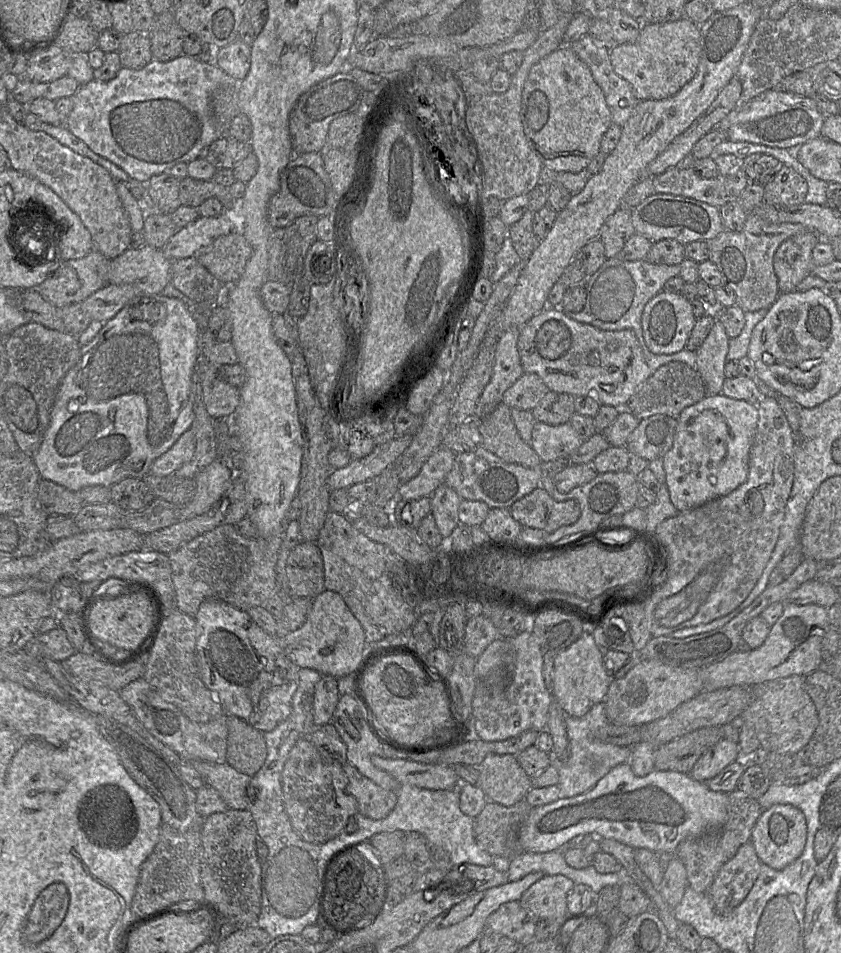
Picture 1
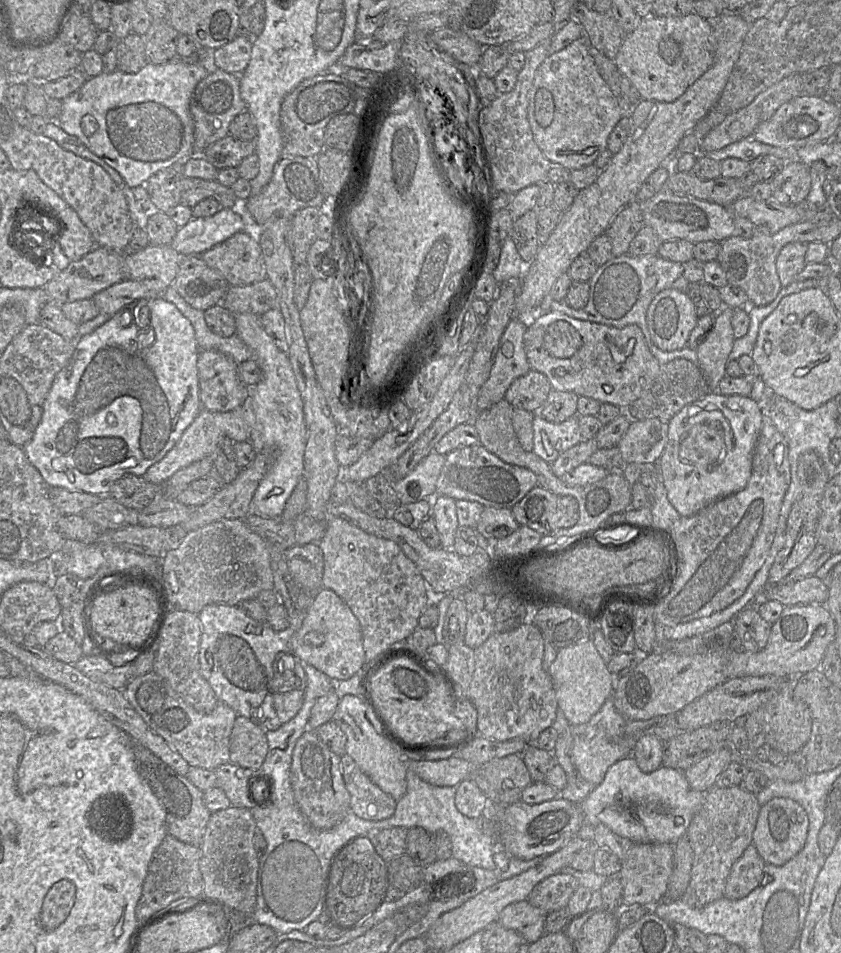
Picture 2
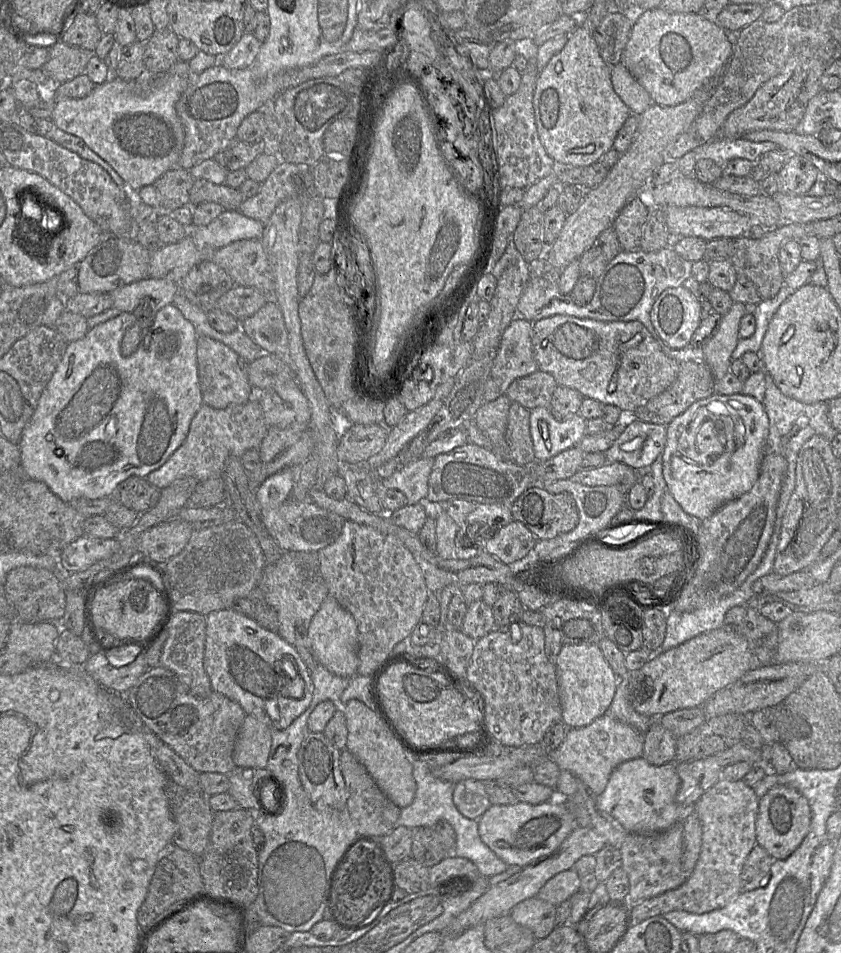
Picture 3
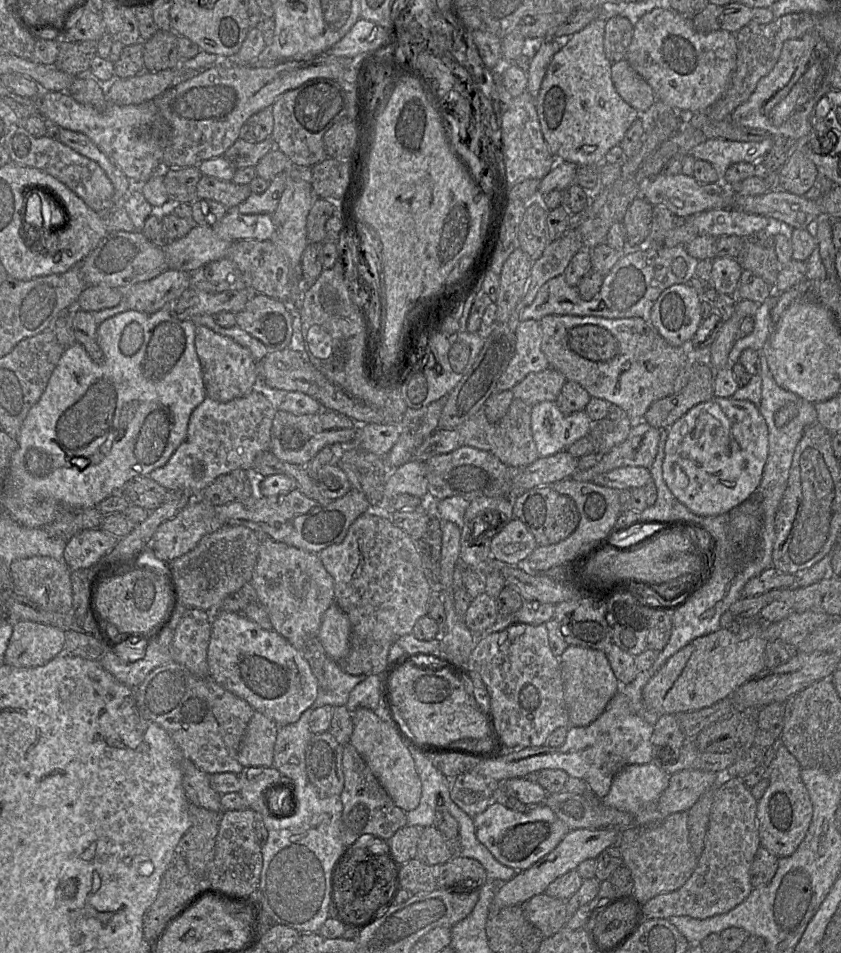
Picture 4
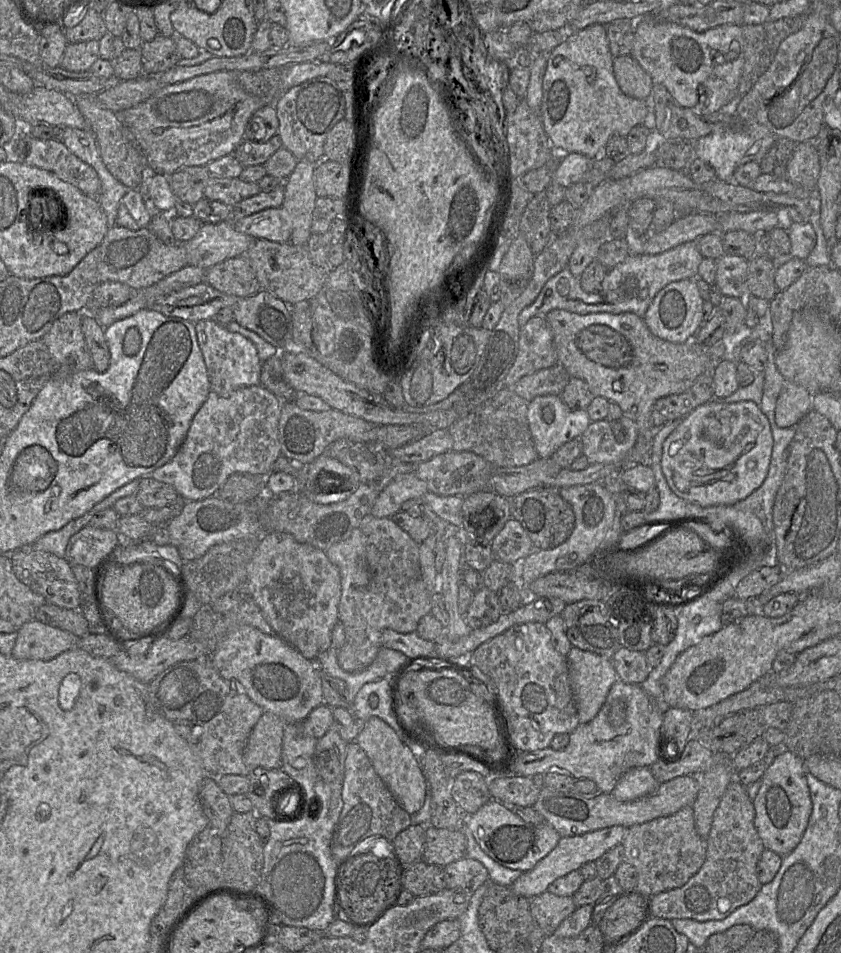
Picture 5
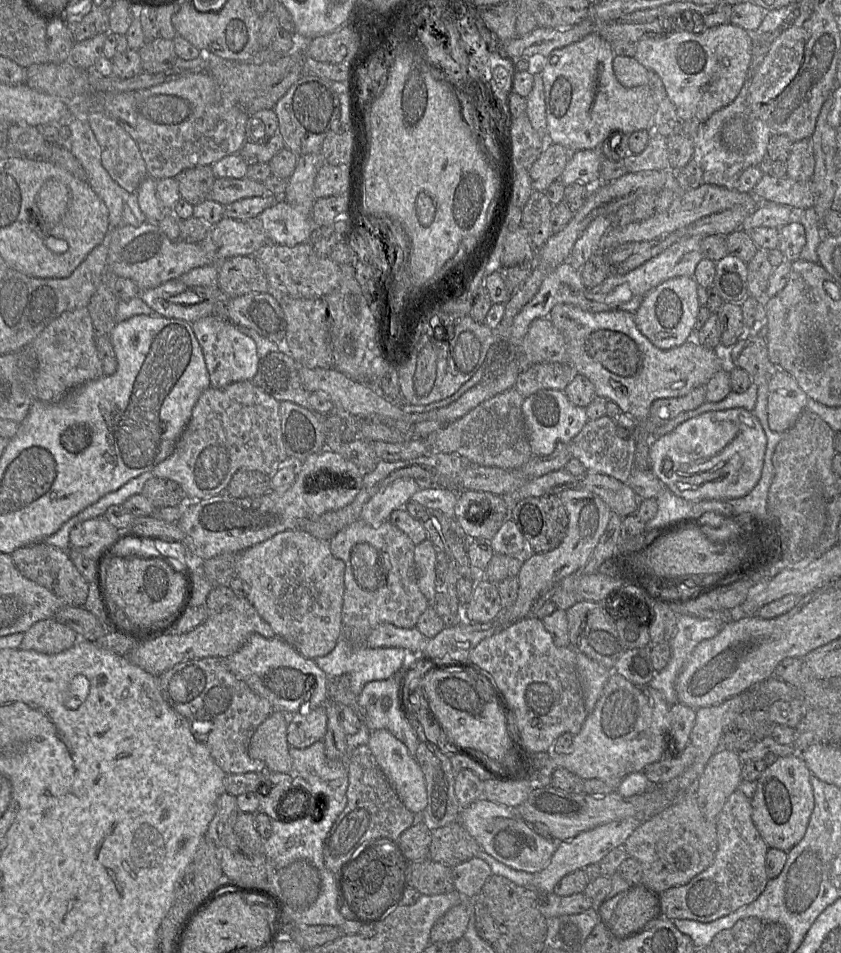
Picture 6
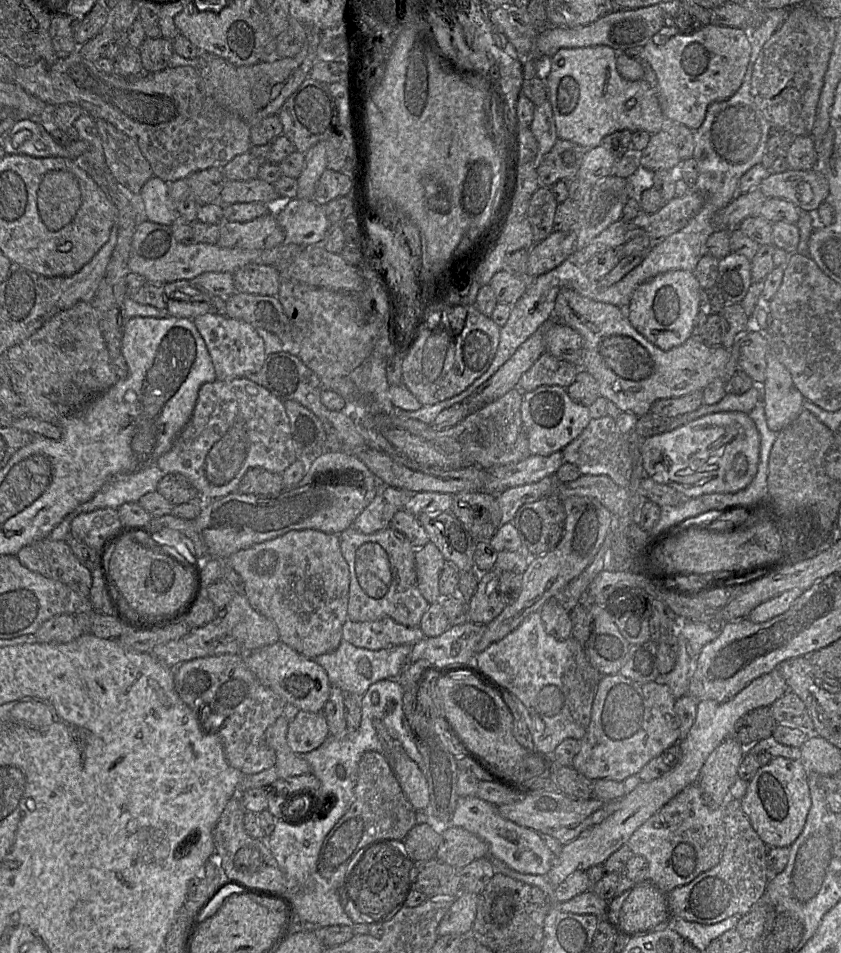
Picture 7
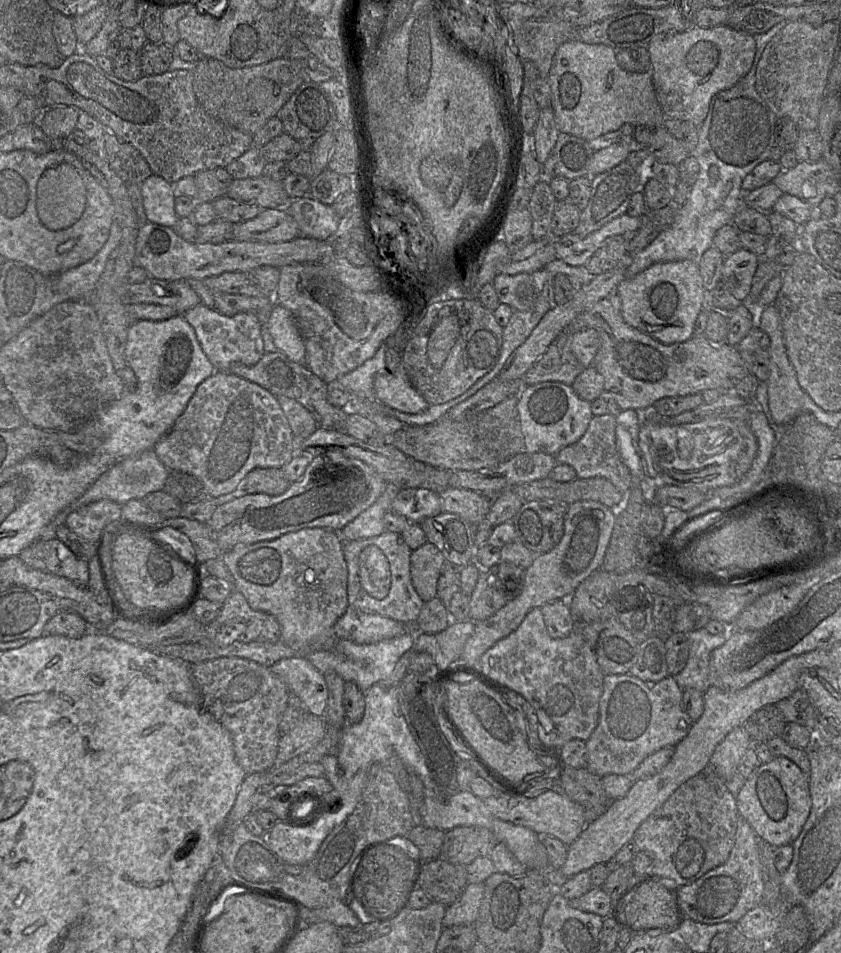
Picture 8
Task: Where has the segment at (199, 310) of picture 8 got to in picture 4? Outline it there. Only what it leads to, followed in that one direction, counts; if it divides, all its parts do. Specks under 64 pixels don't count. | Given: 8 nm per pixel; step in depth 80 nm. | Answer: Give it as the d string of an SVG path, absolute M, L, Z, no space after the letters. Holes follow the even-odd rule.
M196 326L195 348L203 373L206 397L225 403L242 397L258 382L257 365L249 349L205 326Z

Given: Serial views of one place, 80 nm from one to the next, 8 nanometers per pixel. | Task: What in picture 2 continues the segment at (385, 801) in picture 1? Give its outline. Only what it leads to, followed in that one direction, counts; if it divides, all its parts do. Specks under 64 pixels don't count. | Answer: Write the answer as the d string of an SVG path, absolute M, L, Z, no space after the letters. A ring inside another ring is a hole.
M345 753L340 765L354 814L369 821L380 821L394 814L397 800L374 784L352 757Z

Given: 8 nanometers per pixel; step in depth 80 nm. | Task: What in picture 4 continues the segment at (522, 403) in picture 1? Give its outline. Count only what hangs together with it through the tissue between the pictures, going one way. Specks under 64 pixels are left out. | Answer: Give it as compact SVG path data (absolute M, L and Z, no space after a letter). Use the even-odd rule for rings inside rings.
M547 368L541 372L530 373L511 391L514 398L533 406L544 401L555 402L566 381L560 372Z

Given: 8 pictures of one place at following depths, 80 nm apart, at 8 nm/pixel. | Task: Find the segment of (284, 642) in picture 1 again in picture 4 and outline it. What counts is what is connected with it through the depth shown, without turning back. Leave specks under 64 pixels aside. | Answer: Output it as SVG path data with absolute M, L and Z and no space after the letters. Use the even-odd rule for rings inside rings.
M332 603L322 616L317 633L328 658L340 661L350 652L351 624L348 616Z

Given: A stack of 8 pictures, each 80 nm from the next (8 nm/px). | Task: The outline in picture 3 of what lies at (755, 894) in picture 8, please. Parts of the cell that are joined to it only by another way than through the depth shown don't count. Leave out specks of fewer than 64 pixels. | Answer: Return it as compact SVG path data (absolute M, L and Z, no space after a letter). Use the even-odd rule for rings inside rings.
M720 779L694 805L702 825L702 847L690 876L677 888L625 907L626 923L639 923L671 911L703 914L725 907L741 893L744 862L756 843L759 799L743 781Z

